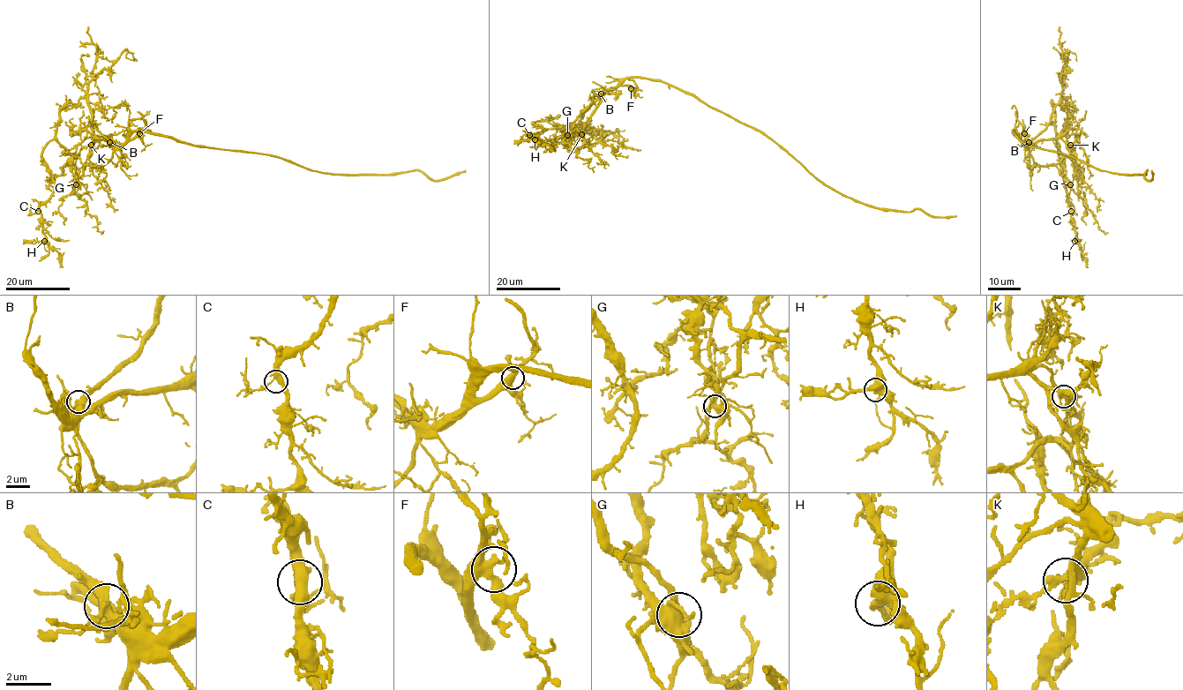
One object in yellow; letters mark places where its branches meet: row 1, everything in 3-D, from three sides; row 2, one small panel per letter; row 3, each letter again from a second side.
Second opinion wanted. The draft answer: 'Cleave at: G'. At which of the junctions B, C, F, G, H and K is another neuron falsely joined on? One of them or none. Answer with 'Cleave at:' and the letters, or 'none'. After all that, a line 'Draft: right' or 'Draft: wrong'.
Cleave at: G
Draft: right

